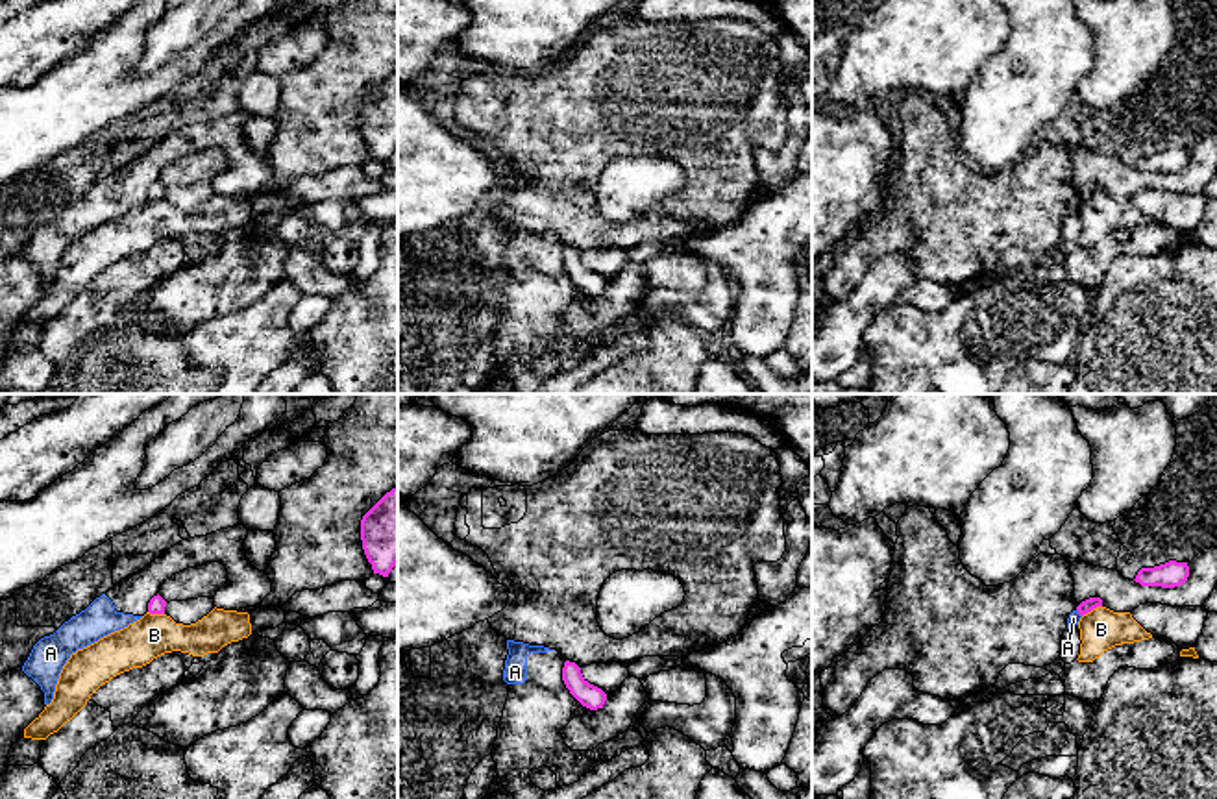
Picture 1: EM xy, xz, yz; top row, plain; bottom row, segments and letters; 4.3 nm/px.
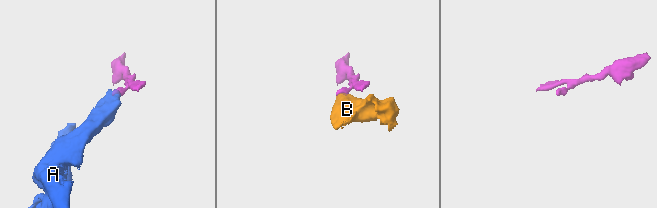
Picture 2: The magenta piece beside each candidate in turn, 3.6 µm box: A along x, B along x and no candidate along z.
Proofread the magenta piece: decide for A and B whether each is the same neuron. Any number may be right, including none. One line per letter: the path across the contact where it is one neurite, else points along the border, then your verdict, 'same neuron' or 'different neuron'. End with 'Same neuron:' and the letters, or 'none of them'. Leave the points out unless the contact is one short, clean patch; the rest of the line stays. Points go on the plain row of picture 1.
A: along yz (1077, 195), (1081, 202) | different neuron
B: along yz (1101, 191), (1082, 202) | different neuron
Same neuron: none of them

